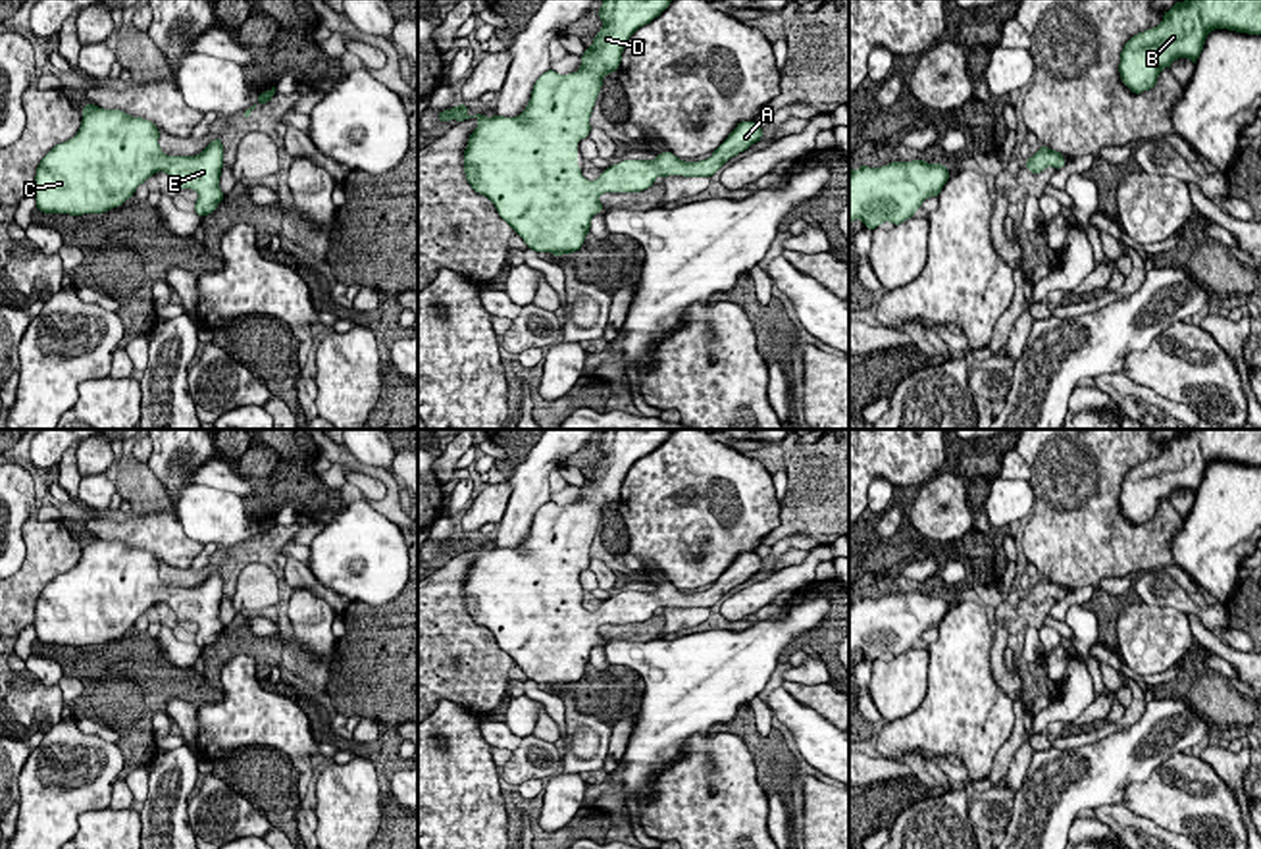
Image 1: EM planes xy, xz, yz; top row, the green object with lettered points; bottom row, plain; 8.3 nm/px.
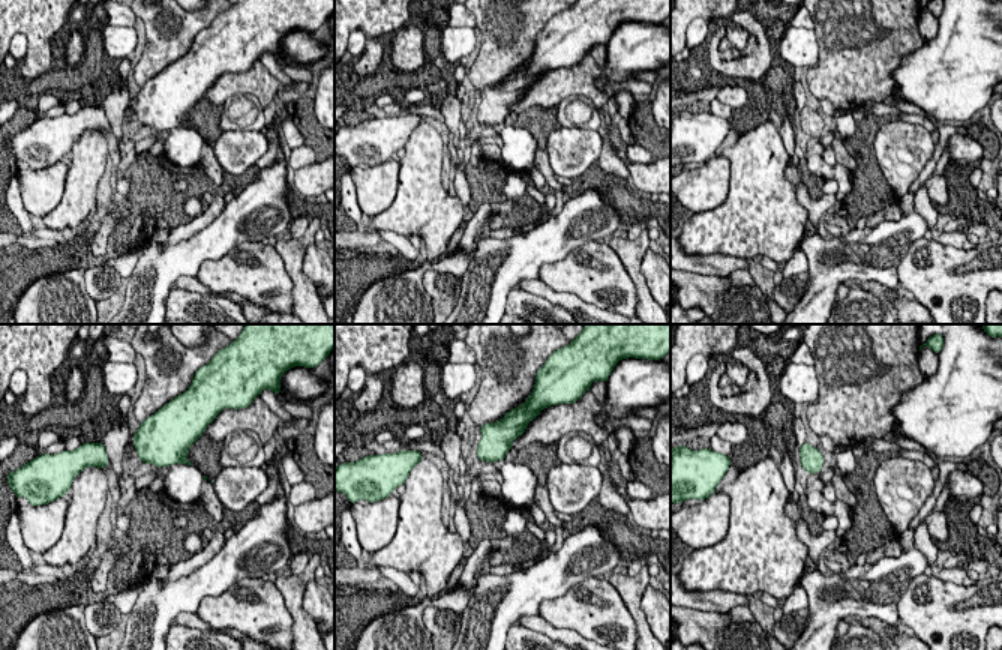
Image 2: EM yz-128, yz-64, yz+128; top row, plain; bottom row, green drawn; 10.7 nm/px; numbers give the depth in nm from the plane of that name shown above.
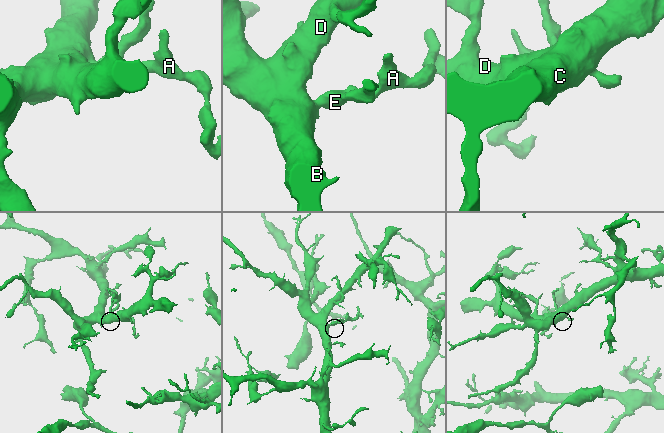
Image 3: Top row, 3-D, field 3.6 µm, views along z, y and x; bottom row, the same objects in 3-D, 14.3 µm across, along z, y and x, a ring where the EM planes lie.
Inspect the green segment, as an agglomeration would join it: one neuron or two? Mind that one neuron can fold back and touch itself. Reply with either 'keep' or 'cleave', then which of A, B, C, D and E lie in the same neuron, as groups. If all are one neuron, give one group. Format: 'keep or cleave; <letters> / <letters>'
keep; A B C D E

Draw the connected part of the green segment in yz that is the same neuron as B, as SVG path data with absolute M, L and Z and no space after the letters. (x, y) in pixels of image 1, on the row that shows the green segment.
M1184 0L1163 21L1134 35L1120 52L1120 81L1140 94L1155 87L1163 67L1176 58L1199 58L1213 29L1261 35L1261 0Z

